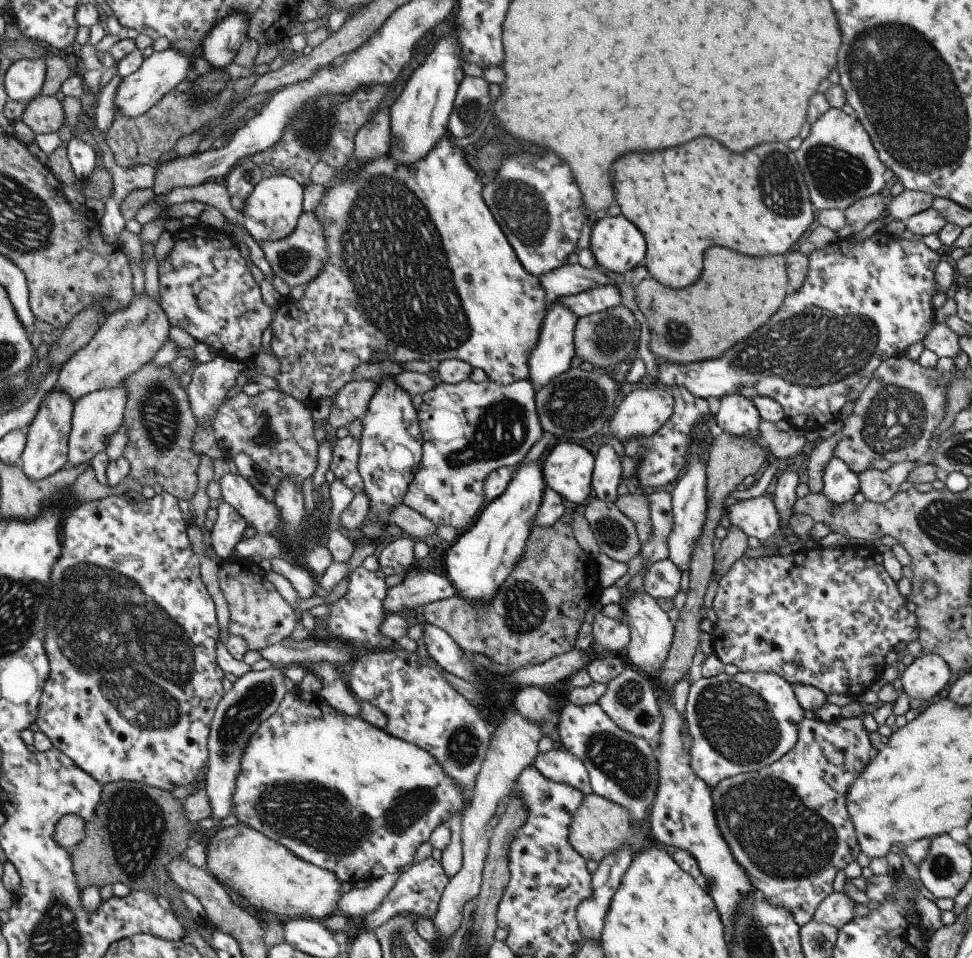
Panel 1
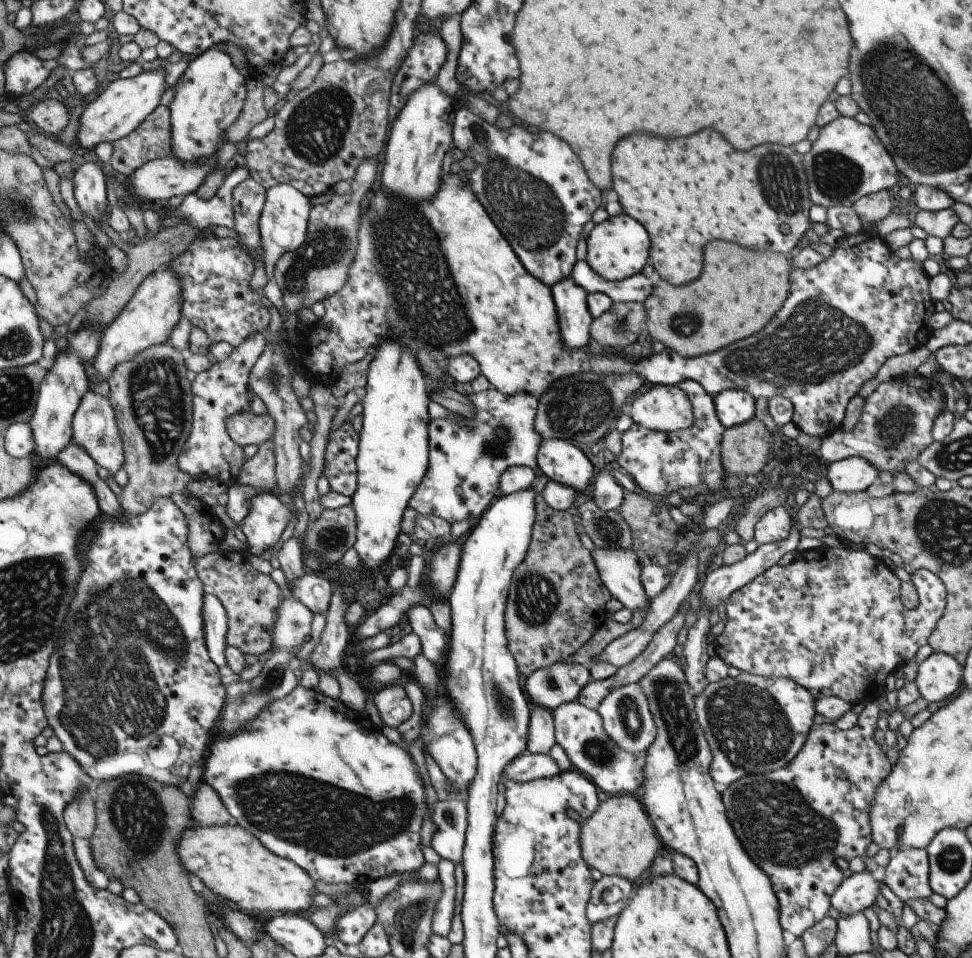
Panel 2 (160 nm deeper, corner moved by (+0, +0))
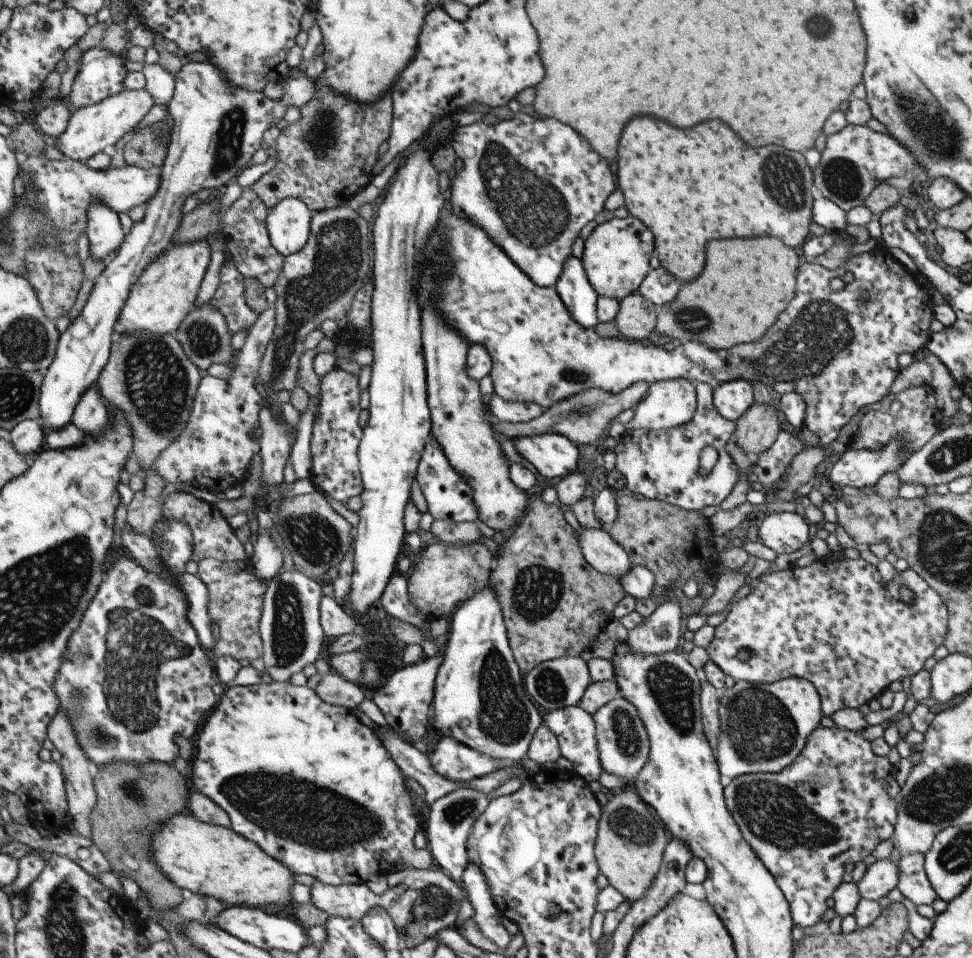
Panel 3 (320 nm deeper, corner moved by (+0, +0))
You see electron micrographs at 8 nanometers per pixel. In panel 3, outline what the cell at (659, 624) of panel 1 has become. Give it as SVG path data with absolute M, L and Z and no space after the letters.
M583 529L575 531L582 557L597 572L620 578L630 571L632 564L627 553L617 544L610 533L601 529Z

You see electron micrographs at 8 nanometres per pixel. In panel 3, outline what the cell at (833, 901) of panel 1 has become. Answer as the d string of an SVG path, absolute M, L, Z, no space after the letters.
M886 859L867 865L863 876L856 884L861 899L877 901L898 883L898 864Z

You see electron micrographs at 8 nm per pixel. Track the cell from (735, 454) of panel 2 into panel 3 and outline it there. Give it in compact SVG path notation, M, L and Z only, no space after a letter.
M752 401L750 407L734 422L735 441L747 454L766 451L780 431L777 412L768 403Z

